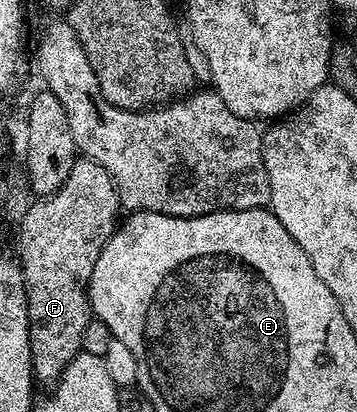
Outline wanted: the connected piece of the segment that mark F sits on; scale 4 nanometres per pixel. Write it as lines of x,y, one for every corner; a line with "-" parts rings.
79,157
74,163
68,180
55,192
39,197
26,210
18,226
17,261
22,267
26,285
26,307
30,317
30,353
34,365
35,383
53,387
60,380
64,368
82,350
84,328
92,321
90,308
90,281
92,268
100,260
100,252
108,244
119,225
120,207
114,181
100,164
90,158

